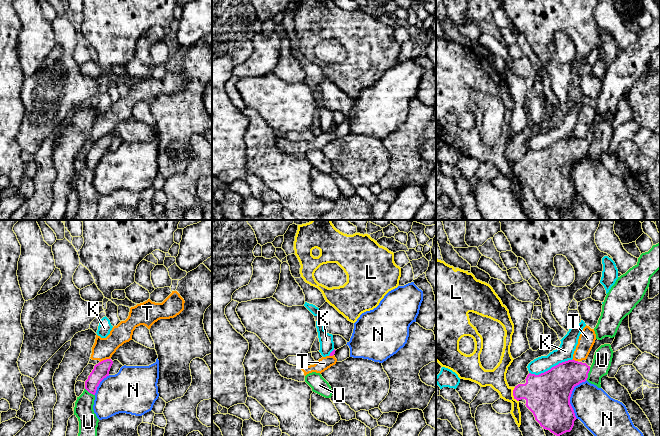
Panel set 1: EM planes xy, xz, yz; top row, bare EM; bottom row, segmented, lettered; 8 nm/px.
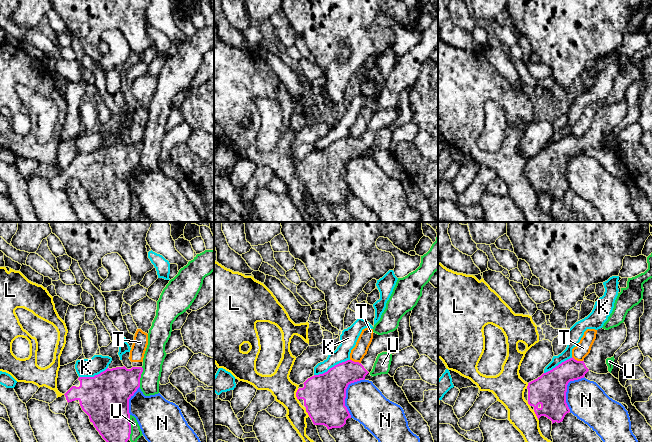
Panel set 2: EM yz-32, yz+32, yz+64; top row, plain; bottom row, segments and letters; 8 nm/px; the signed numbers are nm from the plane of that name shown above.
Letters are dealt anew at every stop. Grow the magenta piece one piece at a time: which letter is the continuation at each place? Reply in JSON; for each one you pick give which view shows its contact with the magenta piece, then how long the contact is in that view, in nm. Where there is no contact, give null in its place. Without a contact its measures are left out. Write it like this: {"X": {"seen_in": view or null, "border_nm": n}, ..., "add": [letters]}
{"add": []}

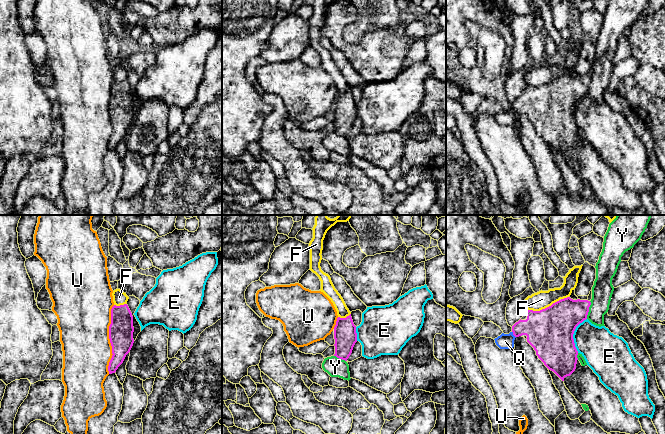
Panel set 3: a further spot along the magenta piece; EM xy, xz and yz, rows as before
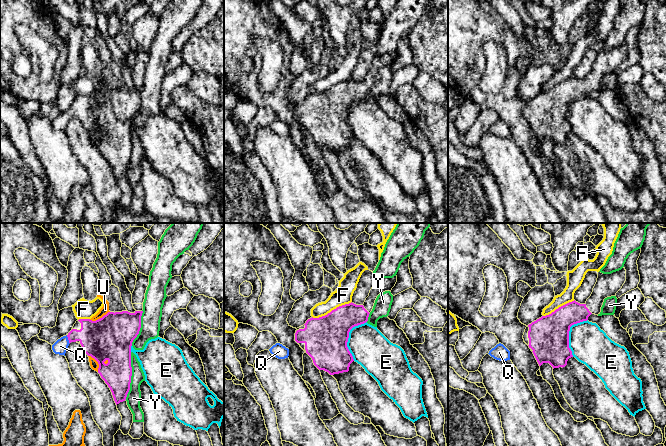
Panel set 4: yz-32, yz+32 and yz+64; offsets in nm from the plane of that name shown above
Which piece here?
{"Q": {"seen_in": "yz", "border_nm": 60}, "add": ["Q"]}

